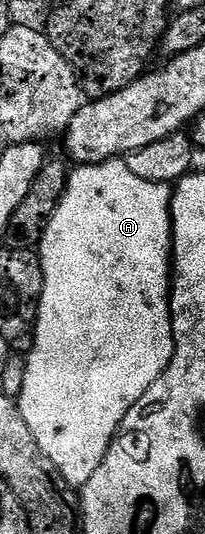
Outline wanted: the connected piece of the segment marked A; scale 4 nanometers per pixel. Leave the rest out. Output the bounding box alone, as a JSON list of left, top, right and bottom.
[16,159,174,487]

